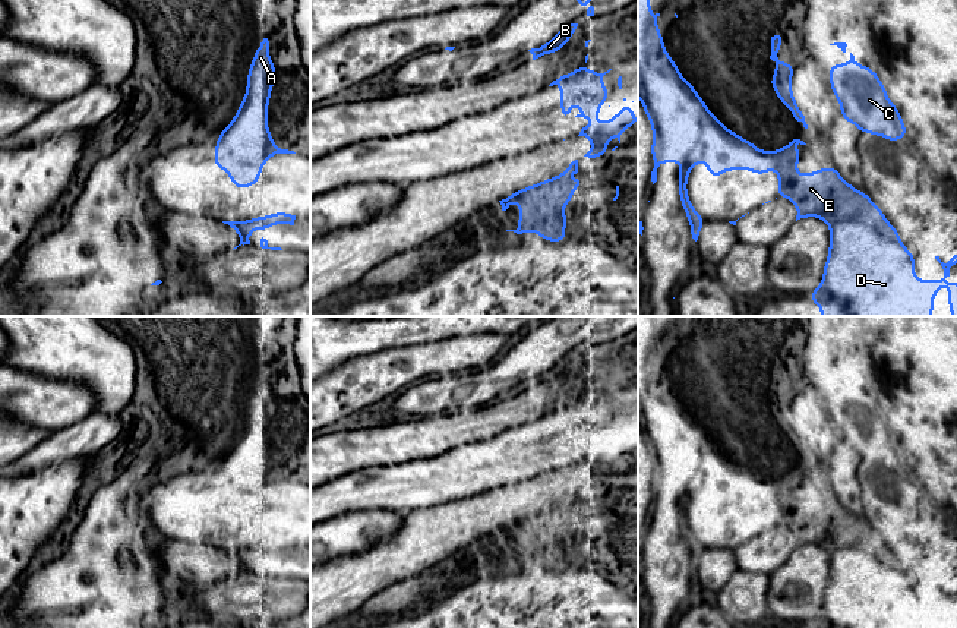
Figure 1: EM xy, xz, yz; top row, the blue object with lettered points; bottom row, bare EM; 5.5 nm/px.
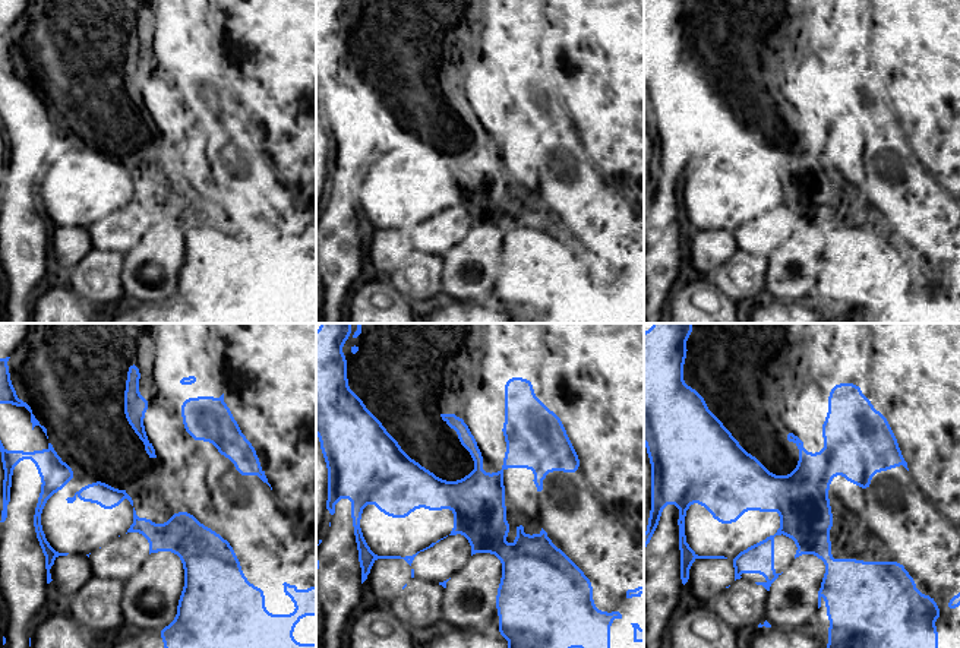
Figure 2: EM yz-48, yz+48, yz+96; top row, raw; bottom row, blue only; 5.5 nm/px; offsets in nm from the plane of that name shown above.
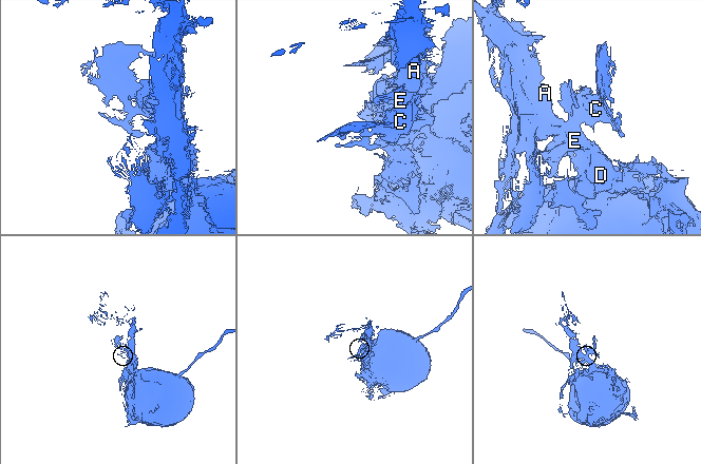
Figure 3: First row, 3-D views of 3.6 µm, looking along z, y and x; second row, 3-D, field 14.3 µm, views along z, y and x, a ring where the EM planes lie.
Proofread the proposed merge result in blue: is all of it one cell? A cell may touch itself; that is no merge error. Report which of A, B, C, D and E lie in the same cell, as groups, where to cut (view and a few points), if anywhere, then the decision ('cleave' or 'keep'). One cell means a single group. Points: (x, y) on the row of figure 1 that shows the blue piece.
A B C D E | no cut | keep

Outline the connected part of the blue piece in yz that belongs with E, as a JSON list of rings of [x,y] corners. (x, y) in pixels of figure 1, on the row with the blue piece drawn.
[[[638,0],[638,97],[647,120],[653,124],[651,157],[654,160],[654,168],[651,171],[651,182],[653,184],[657,182],[657,168],[661,162],[682,164],[678,174],[678,193],[680,205],[688,215],[692,239],[695,242],[698,240],[705,224],[705,220],[692,206],[688,195],[686,184],[694,165],[704,160],[711,177],[721,177],[726,168],[730,168],[733,173],[746,168],[754,174],[767,174],[770,170],[776,168],[778,176],[777,198],[787,198],[795,203],[798,209],[796,221],[814,215],[824,220],[830,227],[830,247],[822,272],[822,283],[808,294],[809,300],[819,306],[821,316],[932,316],[932,300],[937,296],[937,290],[944,285],[947,285],[950,291],[950,296],[947,297],[950,315],[957,316],[957,283],[945,281],[945,278],[950,277],[950,269],[957,263],[957,252],[953,258],[948,256],[947,263],[944,263],[939,256],[935,256],[944,269],[944,277],[941,280],[916,280],[915,253],[904,247],[898,237],[898,230],[888,223],[881,206],[871,202],[868,192],[860,193],[856,187],[850,186],[834,165],[818,168],[814,173],[799,174],[796,165],[803,155],[796,151],[796,146],[799,143],[806,145],[803,141],[793,139],[787,146],[783,146],[778,151],[761,151],[748,139],[729,130],[720,119],[707,108],[705,101],[680,75],[679,67],[664,50],[663,35],[657,28],[657,18],[660,13],[651,15],[650,9],[650,0]]]

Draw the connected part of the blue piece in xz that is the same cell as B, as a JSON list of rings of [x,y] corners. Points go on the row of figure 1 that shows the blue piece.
[[[569,23],[562,28],[549,42],[543,44],[538,48],[528,50],[533,54],[533,60],[544,56],[558,53],[572,37],[578,23]]]

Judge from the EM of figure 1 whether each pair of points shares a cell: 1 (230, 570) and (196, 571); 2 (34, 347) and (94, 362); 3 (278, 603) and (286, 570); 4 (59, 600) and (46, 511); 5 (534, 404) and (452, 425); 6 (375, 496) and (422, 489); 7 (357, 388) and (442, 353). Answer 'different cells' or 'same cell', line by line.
1: same cell
2: same cell
3: different cells
4: different cells
5: same cell
6: same cell
7: same cell

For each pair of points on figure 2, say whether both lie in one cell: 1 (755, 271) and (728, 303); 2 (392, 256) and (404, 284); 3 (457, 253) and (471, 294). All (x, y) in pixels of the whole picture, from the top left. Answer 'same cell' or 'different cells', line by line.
1: different cells
2: different cells
3: same cell

